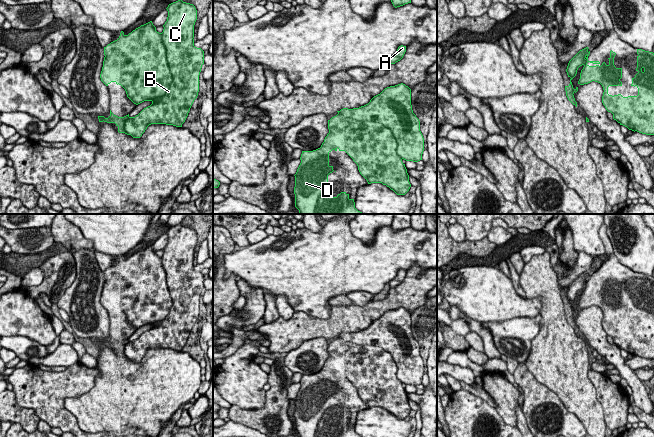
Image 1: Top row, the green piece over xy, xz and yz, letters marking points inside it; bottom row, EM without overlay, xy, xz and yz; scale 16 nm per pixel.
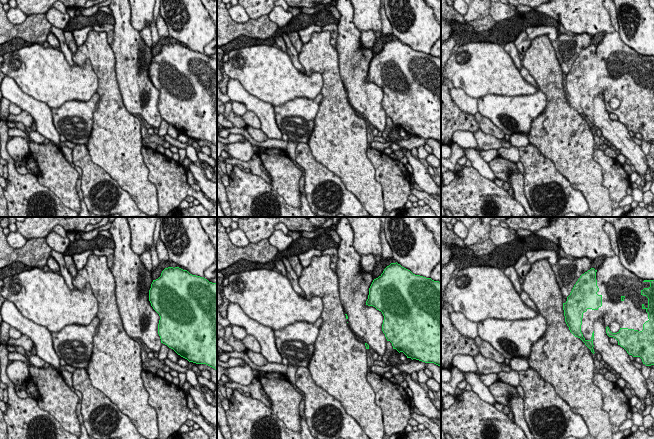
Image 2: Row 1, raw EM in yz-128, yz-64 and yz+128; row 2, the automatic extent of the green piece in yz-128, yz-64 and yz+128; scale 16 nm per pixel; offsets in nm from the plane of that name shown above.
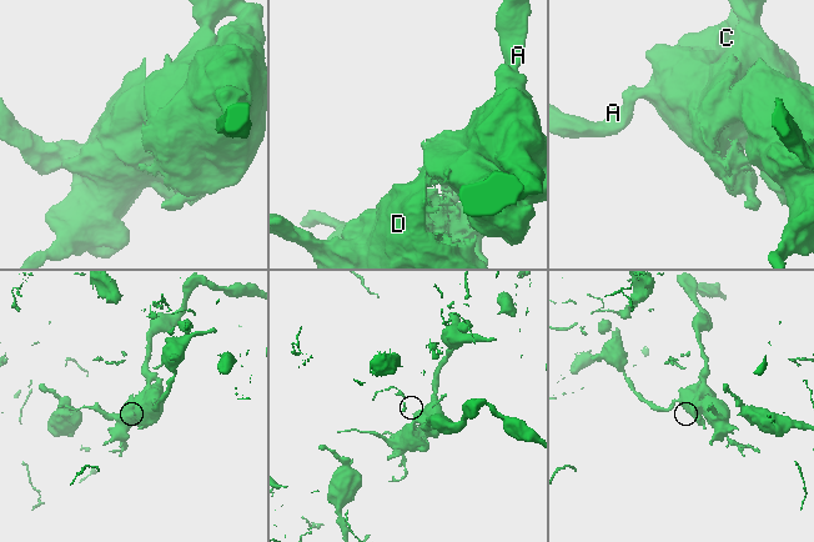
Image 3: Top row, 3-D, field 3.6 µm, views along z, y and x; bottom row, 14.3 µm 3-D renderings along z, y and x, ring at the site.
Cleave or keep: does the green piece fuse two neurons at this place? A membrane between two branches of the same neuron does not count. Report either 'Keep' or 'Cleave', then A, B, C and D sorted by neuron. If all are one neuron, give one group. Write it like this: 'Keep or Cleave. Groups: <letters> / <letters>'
Cleave. Groups: A B C / D

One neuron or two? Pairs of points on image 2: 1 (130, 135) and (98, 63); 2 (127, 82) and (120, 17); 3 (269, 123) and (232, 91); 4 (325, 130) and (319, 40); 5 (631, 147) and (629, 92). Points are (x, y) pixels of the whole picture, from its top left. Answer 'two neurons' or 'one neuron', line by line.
1: one neuron
2: one neuron
3: one neuron
4: one neuron
5: two neurons

